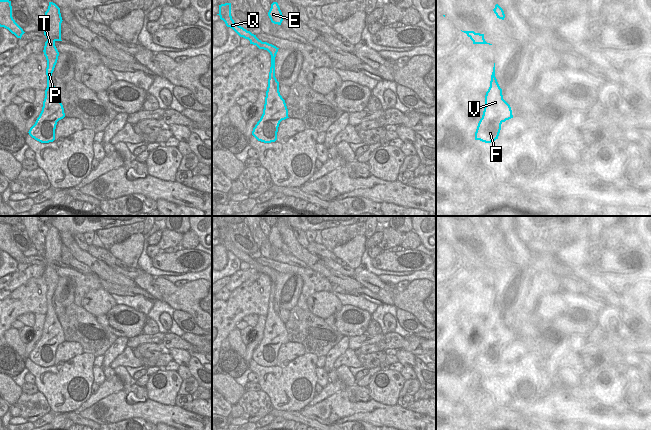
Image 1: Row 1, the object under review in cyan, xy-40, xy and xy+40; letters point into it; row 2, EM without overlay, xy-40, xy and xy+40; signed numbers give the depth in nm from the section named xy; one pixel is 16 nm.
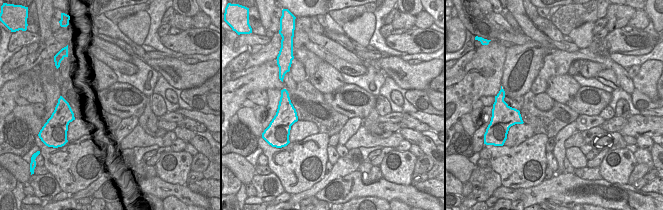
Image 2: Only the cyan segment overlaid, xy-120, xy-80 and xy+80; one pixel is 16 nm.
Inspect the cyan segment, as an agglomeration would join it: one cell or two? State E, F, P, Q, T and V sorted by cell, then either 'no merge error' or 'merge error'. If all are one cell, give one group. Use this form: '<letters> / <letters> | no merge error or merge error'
E F P Q T V | no merge error

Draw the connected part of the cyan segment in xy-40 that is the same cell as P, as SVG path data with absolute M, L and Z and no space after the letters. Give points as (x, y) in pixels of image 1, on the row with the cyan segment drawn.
M49 2L48 9L45 12L44 26L44 35L47 41L43 50L47 60L47 88L45 90L42 111L28 132L32 138L41 143L49 143L55 140L57 122L65 117L63 105L52 82L52 73L59 56L55 42L62 41L62 21L60 8L55 3Z

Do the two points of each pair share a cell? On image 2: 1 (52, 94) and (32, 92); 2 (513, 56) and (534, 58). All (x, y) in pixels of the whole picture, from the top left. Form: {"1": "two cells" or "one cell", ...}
{"1": "two cells", "2": "one cell"}

